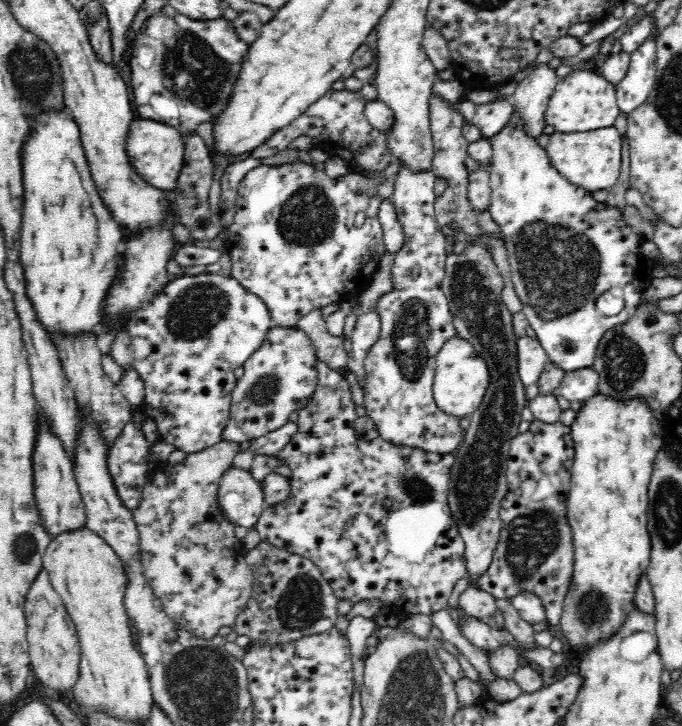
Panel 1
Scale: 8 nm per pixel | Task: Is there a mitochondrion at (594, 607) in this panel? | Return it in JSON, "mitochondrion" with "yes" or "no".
{"mitochondrion":"yes"}

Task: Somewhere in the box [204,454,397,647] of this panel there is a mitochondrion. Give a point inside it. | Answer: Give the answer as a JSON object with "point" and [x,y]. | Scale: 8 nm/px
{"point":[300,606]}

